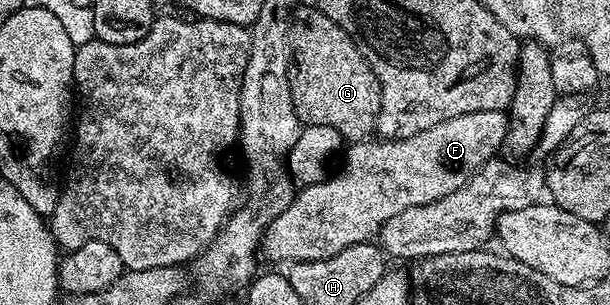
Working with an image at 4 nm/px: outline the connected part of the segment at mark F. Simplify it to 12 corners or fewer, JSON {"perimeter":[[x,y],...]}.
{"perimeter":[[508,115],[348,145],[340,174],[267,225],[286,264],[372,241],[393,216],[467,185]]}

